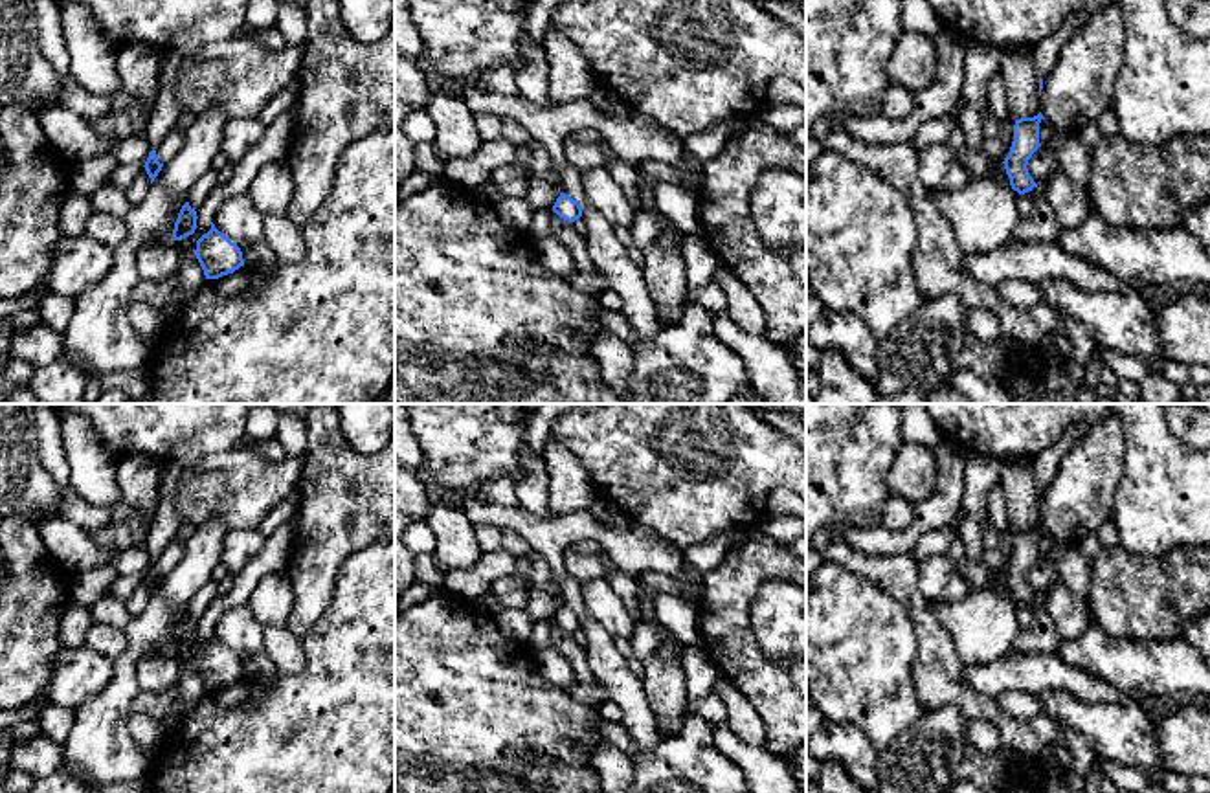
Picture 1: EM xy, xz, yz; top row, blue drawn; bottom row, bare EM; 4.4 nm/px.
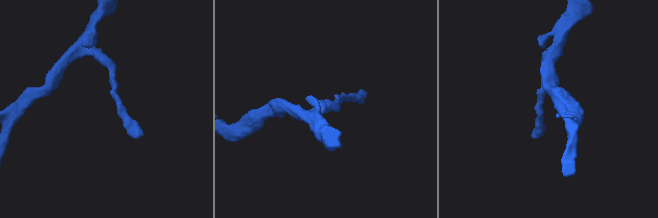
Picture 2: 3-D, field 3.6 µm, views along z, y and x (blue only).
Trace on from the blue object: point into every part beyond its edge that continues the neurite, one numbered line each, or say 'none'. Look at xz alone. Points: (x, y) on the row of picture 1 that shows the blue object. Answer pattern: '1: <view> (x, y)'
none

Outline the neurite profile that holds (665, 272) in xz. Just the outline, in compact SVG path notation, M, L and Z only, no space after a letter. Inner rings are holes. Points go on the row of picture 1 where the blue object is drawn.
M657 242L643 248L643 253L643 275L657 314L681 314L689 290L681 253L663 250Z

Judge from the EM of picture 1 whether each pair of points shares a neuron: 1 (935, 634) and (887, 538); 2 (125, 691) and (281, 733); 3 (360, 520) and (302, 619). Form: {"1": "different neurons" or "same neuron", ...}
{"1": "different neurons", "2": "different neurons", "3": "same neuron"}

